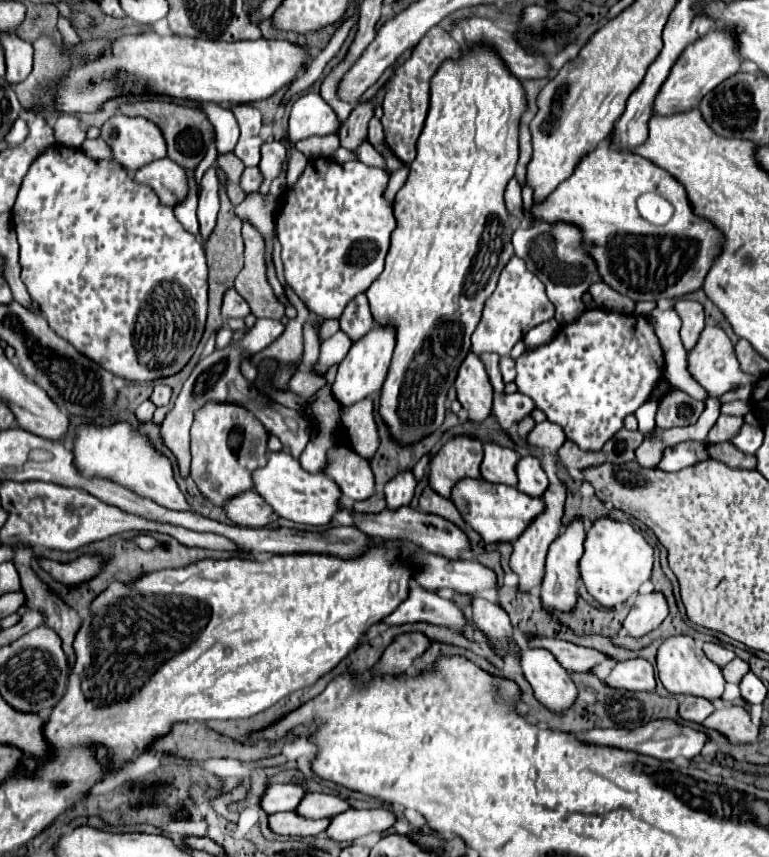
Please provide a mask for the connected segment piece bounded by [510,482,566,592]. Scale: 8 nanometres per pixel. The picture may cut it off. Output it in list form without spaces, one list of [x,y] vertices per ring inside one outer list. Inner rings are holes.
[[[550,484],[546,488],[546,494],[542,494],[542,502],[546,502],[546,510],[534,518],[530,528],[526,528],[516,540],[514,540],[514,552],[510,558],[510,568],[512,572],[518,574],[520,578],[520,590],[528,592],[534,586],[538,586],[544,578],[544,558],[548,552],[550,542],[558,536],[562,528],[562,516],[564,516],[564,500],[566,500],[566,484]]]

